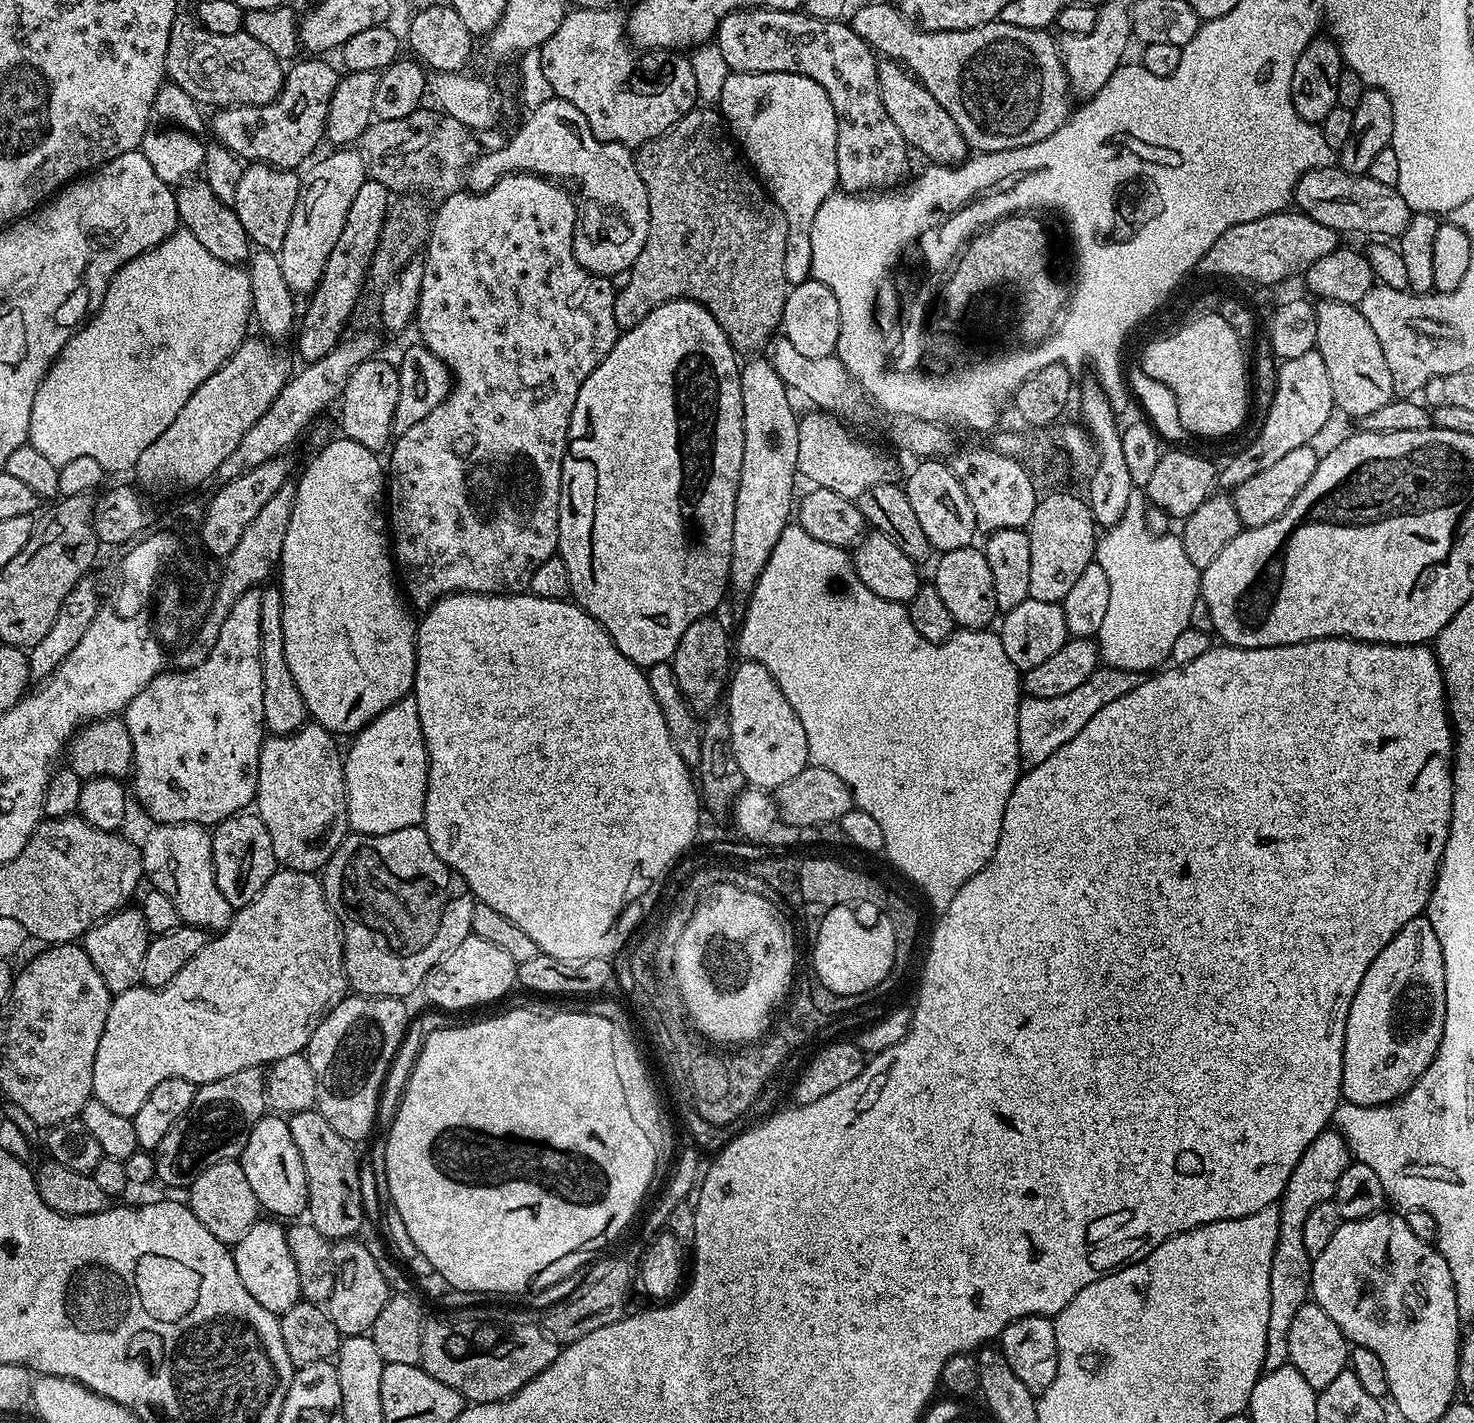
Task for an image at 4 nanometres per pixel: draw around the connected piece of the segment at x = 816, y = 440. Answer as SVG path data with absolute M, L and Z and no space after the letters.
M808 416L804 420L804 428L798 426L798 462L799 475L804 476L815 487L834 490L834 494L842 494L846 499L855 501L862 493L869 492L875 484L880 484L880 476L888 472L892 476L892 468L880 460L880 454L868 452L864 444L856 444L856 440L848 440L844 436L844 428L836 428L828 416Z

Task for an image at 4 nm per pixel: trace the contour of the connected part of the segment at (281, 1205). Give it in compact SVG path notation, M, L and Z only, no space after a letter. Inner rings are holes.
M265 1114L250 1130L250 1138L246 1138L246 1146L238 1163L246 1174L246 1182L250 1182L250 1190L254 1190L254 1198L258 1198L265 1213L273 1212L276 1216L296 1218L299 1212L303 1213L307 1209L306 1166L298 1146L294 1146L287 1119L276 1114Z

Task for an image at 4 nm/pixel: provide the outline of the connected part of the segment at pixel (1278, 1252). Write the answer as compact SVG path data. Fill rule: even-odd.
M1325 1130L1310 1142L1310 1146L1302 1154L1298 1166L1290 1174L1290 1182L1286 1182L1284 1194L1278 1201L1280 1221L1278 1222L1278 1238L1274 1258L1270 1266L1270 1322L1266 1338L1265 1369L1282 1367L1288 1363L1288 1331L1290 1322L1294 1322L1294 1314L1309 1303L1312 1294L1312 1262L1306 1250L1306 1242L1302 1242L1302 1228L1306 1226L1306 1218L1322 1202L1332 1200L1336 1195L1338 1180L1348 1169L1350 1163L1350 1147L1340 1130Z

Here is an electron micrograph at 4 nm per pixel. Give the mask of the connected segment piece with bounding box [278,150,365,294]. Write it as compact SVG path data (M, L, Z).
M354 150L336 151L340 152L318 161L308 173L303 173L300 193L290 214L290 224L286 226L286 236L282 238L282 246L278 253L282 278L293 294L315 292L316 283L326 270L326 258L330 250L334 250L338 234L342 234L350 202L354 200L354 194L358 194L358 186L362 186L365 182L365 176L360 169L362 165L360 154Z

